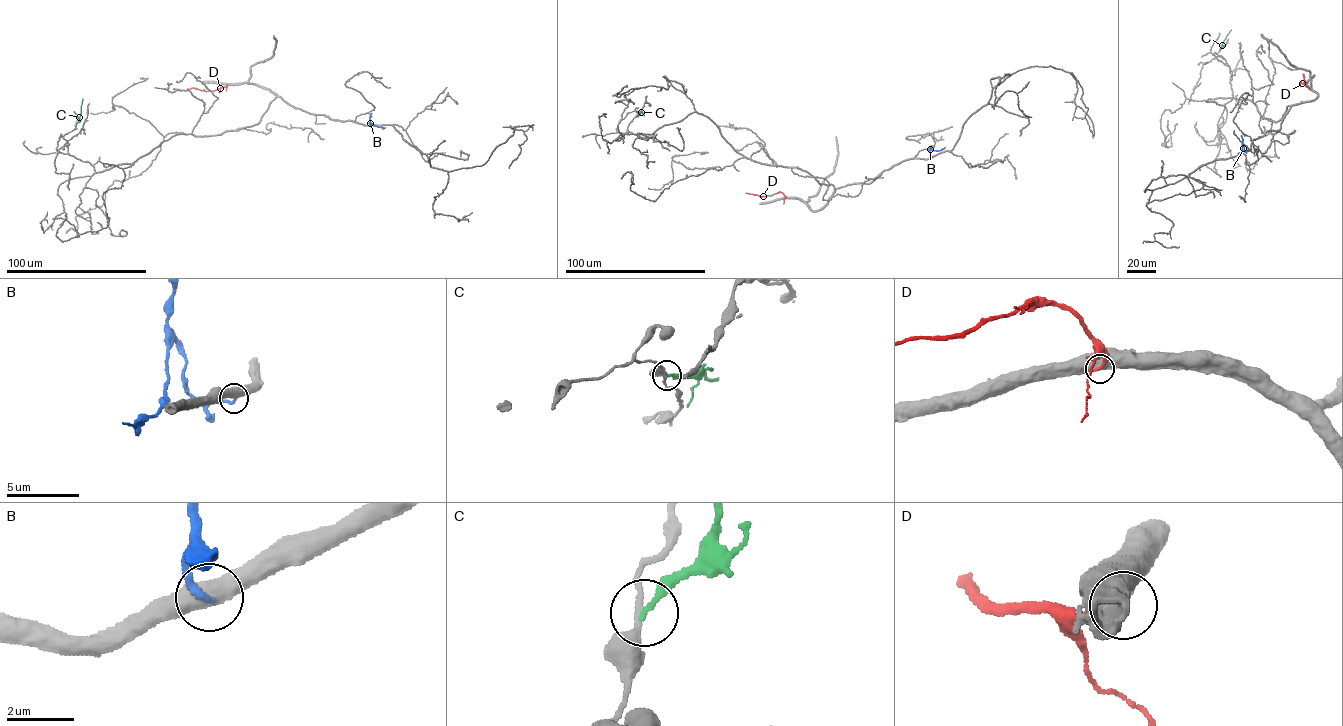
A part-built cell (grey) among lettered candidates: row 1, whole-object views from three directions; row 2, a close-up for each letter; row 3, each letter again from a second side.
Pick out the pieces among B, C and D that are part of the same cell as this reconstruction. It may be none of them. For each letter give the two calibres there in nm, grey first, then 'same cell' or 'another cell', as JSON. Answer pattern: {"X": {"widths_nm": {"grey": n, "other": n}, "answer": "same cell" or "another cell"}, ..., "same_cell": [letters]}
{"B": {"widths_nm": {"grey": 550, "other": 200}, "answer": "another cell"}, "C": {"widths_nm": {"grey": 200, "other": 200}, "answer": "another cell"}, "D": {"widths_nm": {"grey": 750, "other": 280}, "answer": "another cell"}, "same_cell": []}

